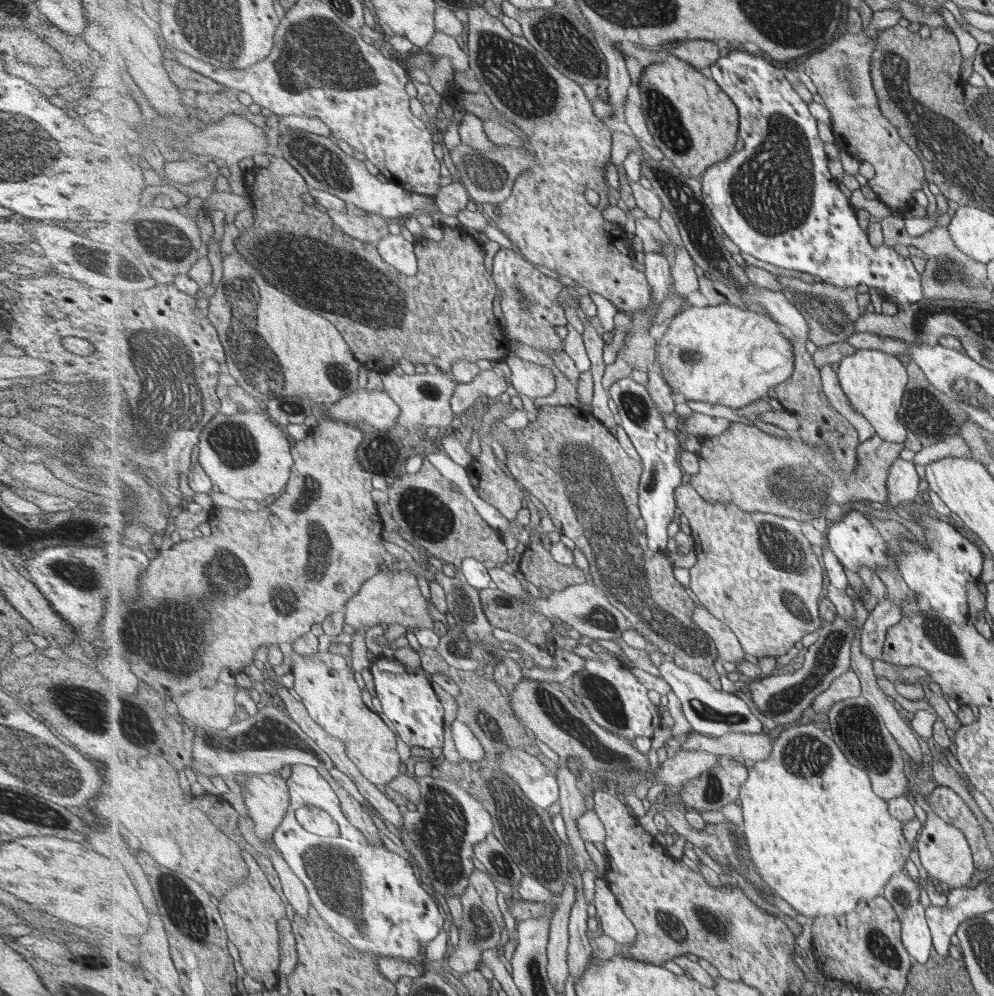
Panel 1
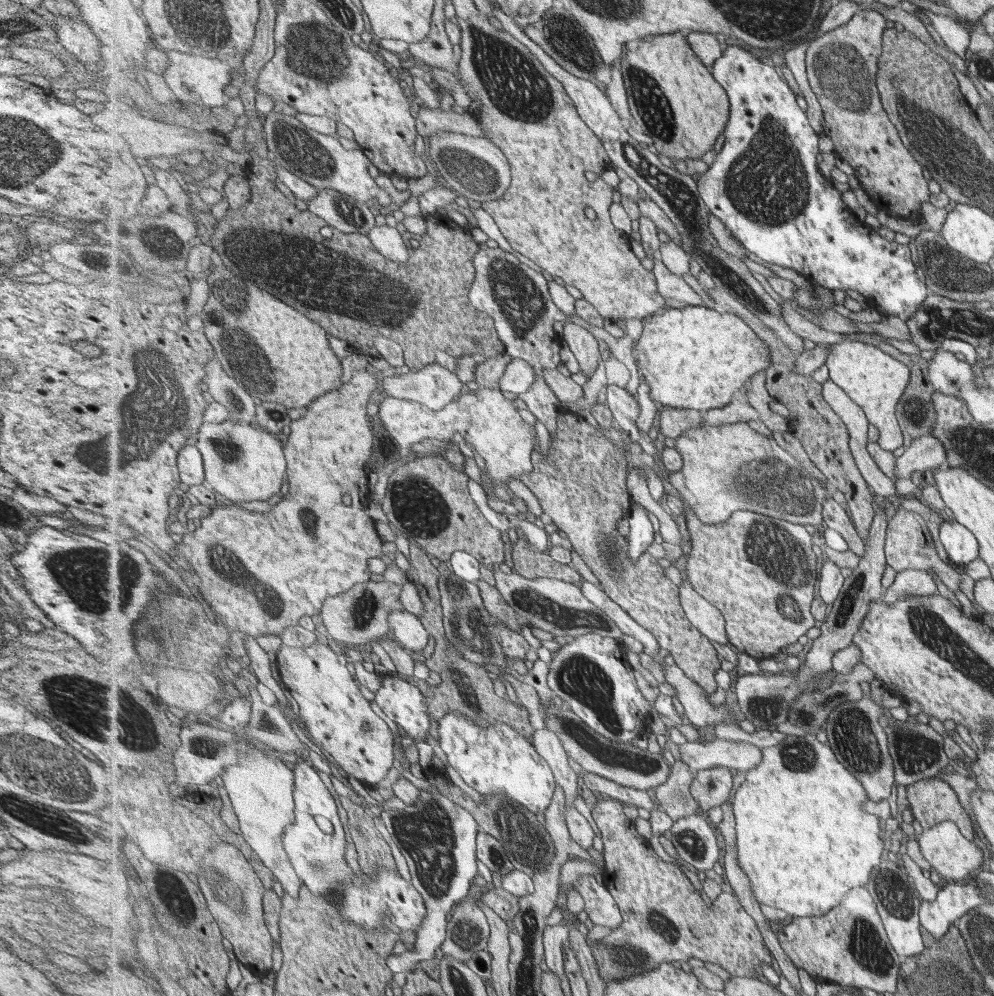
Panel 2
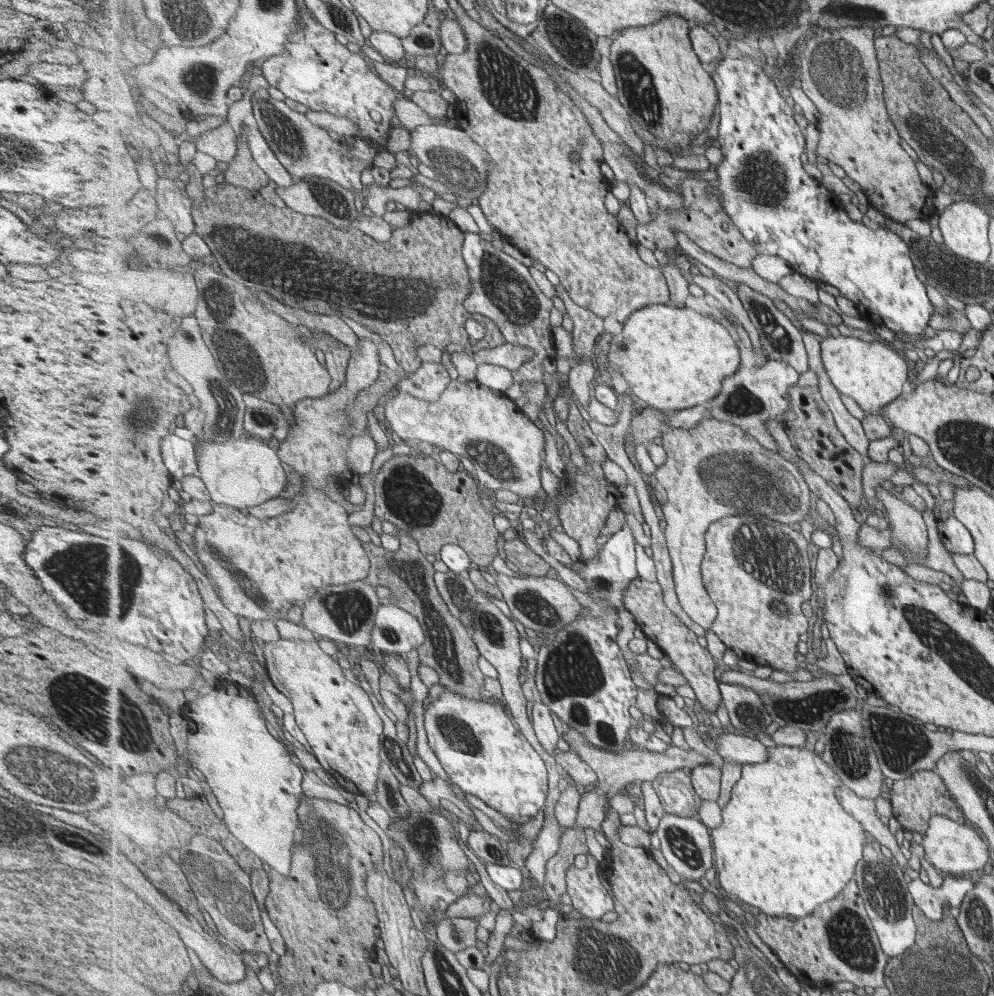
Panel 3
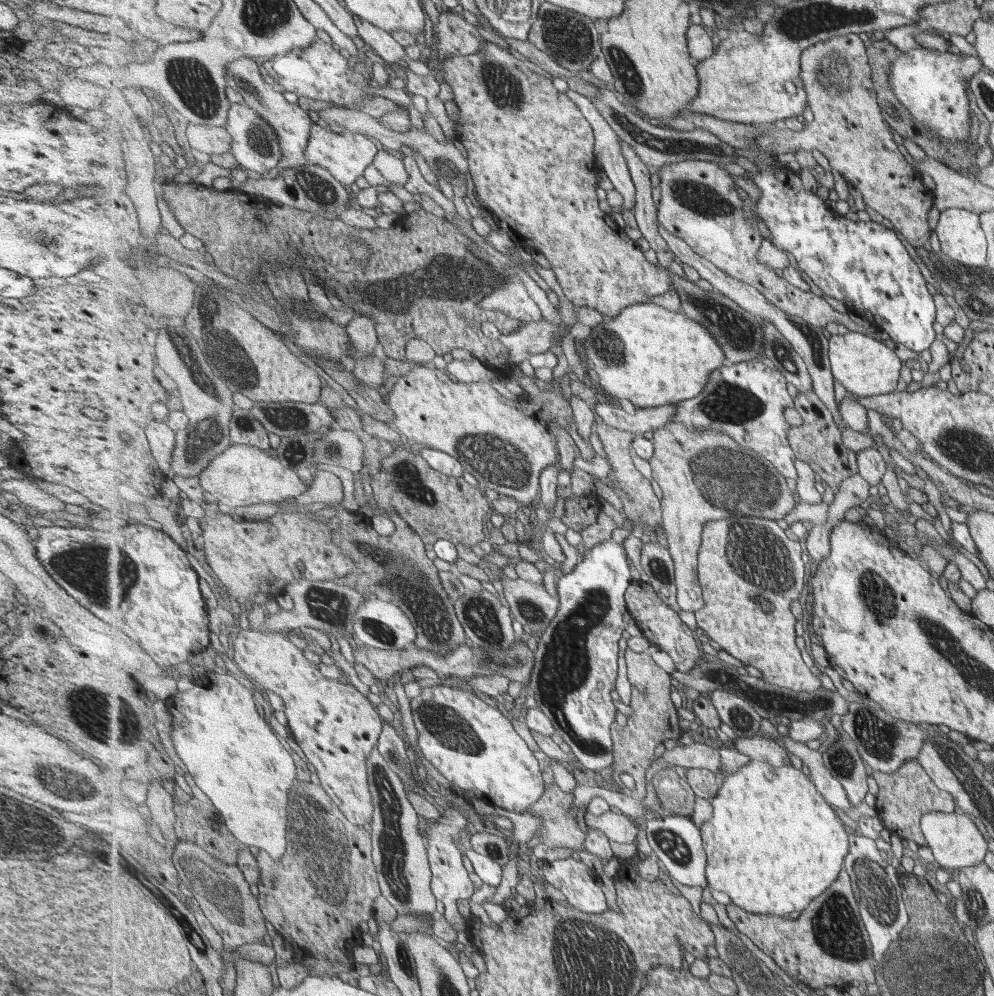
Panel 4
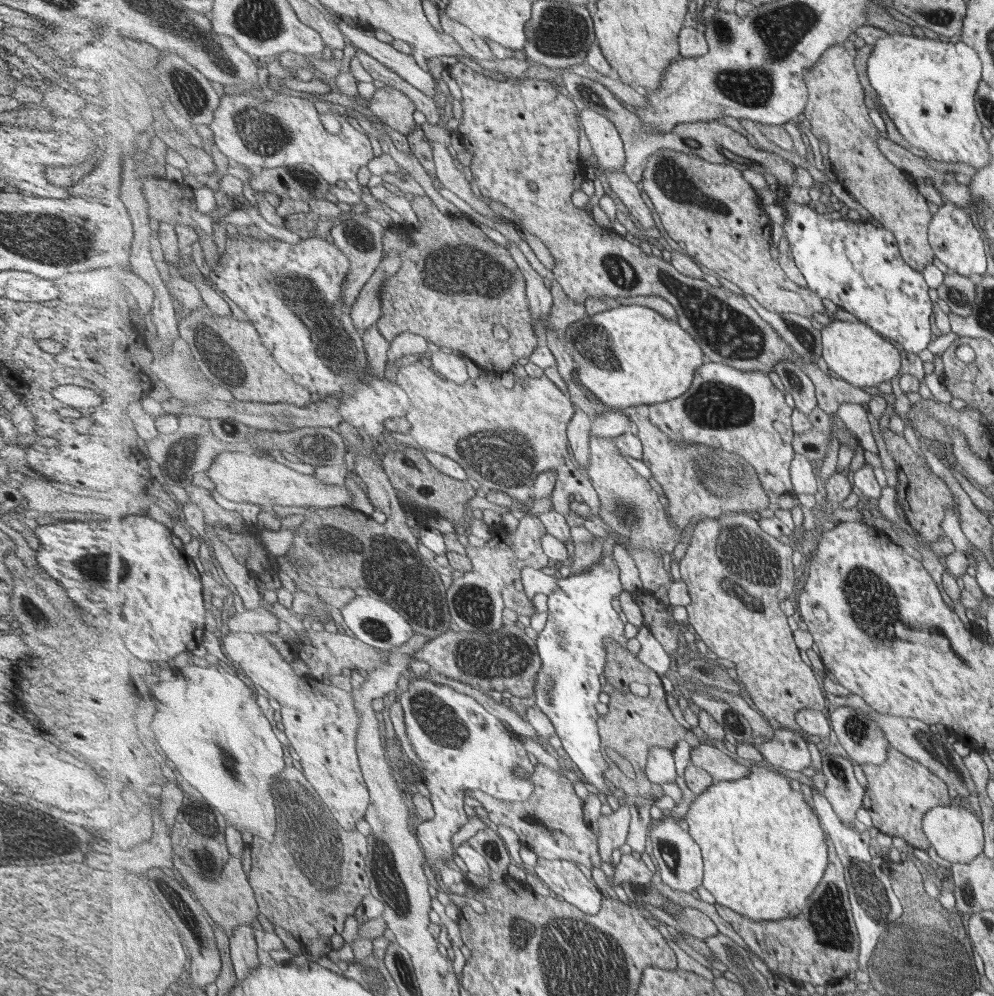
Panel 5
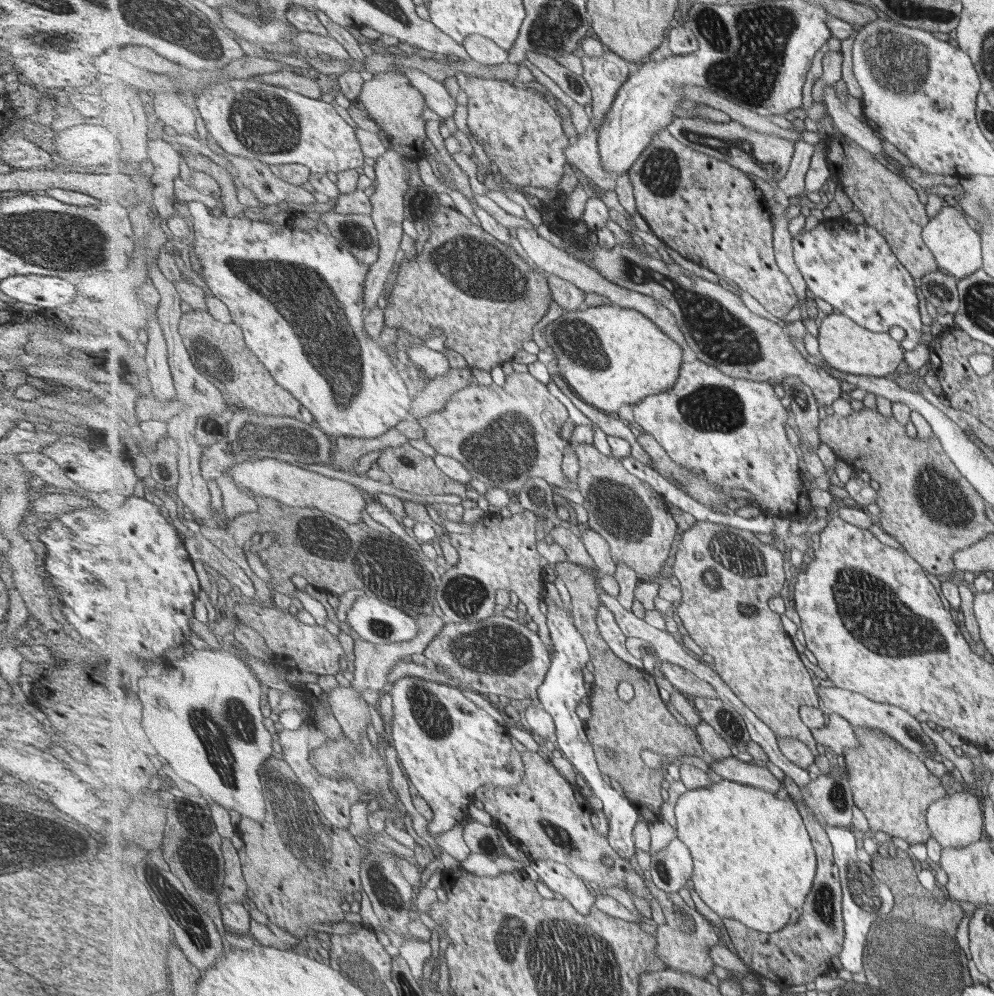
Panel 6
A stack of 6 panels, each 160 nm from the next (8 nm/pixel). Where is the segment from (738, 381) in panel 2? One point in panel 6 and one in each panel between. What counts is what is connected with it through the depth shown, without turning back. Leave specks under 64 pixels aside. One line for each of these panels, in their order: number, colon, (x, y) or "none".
3: (673, 358)
4: (649, 355)
5: (630, 355)
6: (610, 356)

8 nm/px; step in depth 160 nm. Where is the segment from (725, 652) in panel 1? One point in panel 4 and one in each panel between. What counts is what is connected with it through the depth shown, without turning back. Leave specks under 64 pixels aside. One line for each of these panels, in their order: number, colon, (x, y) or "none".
2: (705, 617)
3: (715, 469)
4: (706, 475)

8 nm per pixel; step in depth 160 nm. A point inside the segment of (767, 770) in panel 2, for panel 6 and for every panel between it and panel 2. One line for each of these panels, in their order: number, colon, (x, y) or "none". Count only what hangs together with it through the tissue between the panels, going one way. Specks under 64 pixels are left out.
3: (786, 844)
4: (775, 843)
5: (765, 852)
6: (755, 861)

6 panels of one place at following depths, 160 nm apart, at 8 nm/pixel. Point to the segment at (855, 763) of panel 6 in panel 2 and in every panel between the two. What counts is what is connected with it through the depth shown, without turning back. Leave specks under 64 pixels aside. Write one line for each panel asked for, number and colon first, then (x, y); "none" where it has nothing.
2: (933, 801)
3: (915, 801)
4: (905, 796)
5: (899, 793)

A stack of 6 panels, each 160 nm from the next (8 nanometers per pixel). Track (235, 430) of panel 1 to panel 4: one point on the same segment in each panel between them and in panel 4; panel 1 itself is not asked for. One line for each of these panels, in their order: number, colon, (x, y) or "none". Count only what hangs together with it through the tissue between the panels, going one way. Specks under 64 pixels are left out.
2: (243, 462)
3: (246, 471)
4: (241, 475)

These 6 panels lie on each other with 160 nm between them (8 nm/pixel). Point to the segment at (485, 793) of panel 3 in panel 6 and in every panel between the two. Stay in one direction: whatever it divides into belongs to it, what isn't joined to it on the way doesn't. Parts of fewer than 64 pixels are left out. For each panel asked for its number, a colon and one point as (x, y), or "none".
4: (473, 744)
5: (463, 747)
6: (450, 747)

